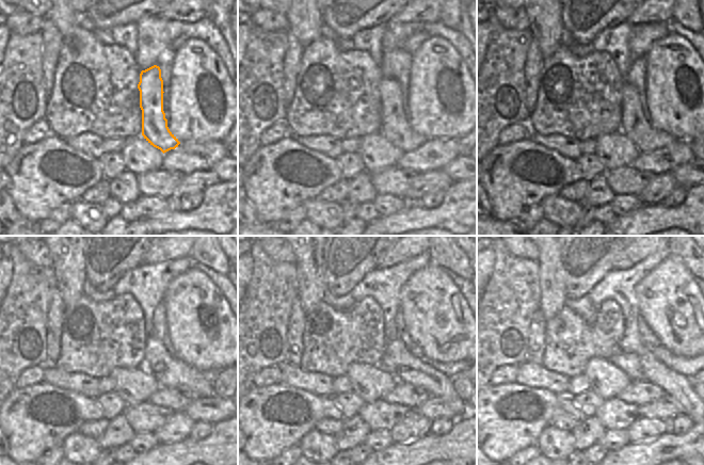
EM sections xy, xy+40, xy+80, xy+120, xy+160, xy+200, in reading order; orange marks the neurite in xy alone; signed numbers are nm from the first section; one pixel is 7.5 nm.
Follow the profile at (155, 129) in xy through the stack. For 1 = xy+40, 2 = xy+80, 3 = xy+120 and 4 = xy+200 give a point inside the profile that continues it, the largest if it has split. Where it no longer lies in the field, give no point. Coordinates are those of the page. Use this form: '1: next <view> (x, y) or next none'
1: next xy+40 (395, 127)
2: next xy+80 (646, 138)
3: next xy+120 (171, 372)
4: next xy+200 (674, 384)

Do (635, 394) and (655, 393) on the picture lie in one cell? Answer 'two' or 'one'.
one

